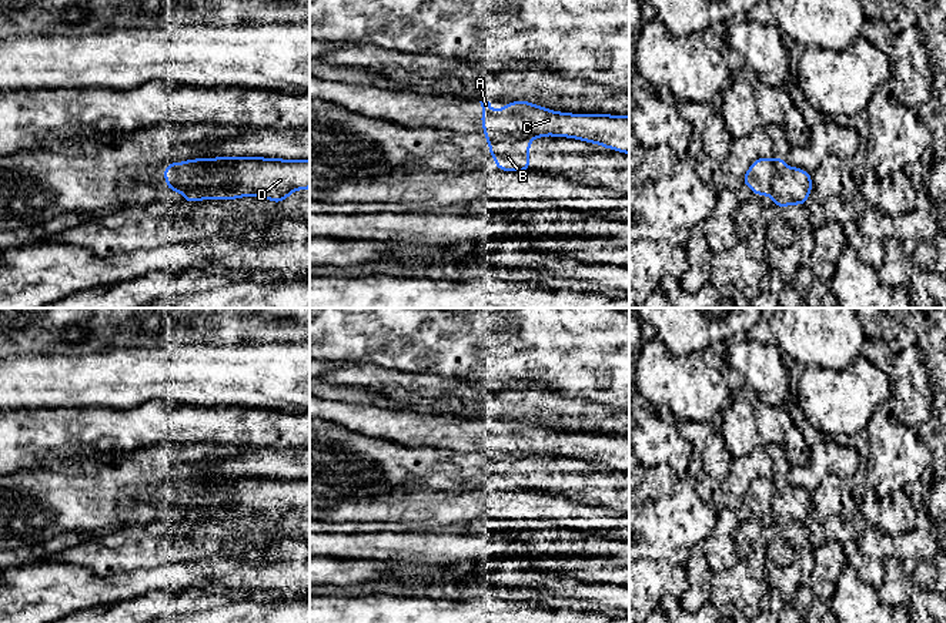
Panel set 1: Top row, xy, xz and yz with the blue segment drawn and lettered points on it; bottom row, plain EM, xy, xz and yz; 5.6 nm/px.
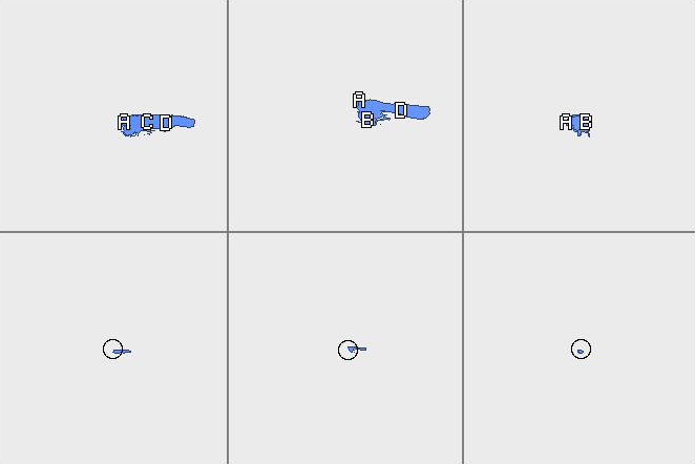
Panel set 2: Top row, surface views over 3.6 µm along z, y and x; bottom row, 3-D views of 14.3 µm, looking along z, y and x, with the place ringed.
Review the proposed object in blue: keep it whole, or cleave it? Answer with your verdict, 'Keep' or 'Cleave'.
Cleave

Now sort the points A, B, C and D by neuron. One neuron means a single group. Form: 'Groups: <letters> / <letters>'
Groups: A C D / B

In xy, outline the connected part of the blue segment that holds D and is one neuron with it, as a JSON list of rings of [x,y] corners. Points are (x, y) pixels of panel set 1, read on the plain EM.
[[[214,476],[211,480],[198,478],[191,489],[173,480],[164,486],[164,498],[173,495],[183,500],[193,495],[218,500],[223,508],[210,515],[213,519],[263,515],[268,520],[283,522],[293,510],[310,508],[310,479]]]

